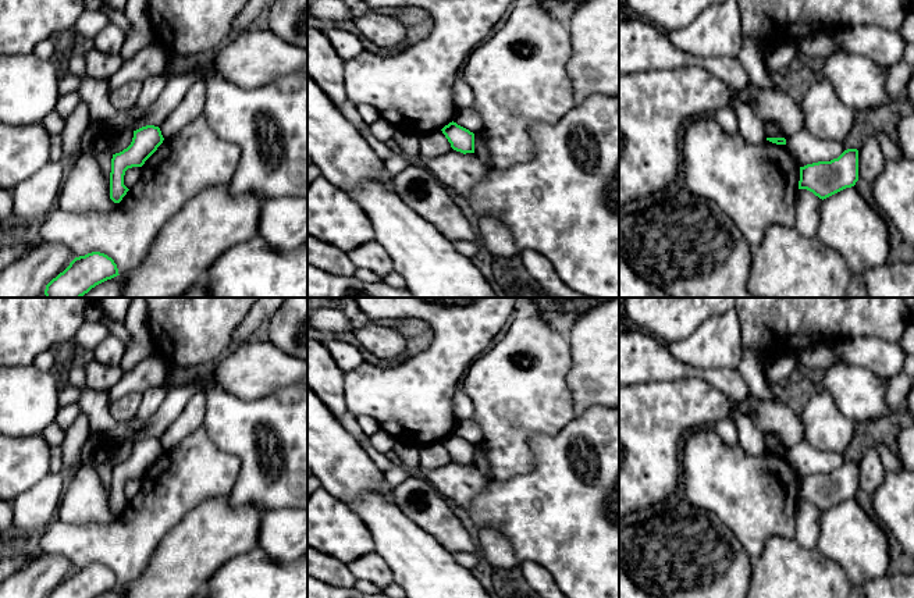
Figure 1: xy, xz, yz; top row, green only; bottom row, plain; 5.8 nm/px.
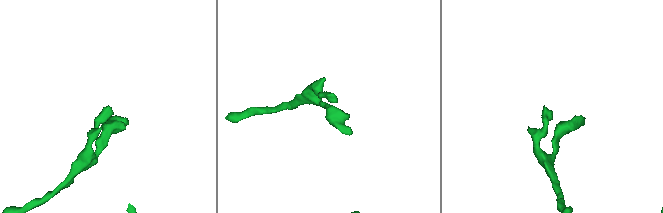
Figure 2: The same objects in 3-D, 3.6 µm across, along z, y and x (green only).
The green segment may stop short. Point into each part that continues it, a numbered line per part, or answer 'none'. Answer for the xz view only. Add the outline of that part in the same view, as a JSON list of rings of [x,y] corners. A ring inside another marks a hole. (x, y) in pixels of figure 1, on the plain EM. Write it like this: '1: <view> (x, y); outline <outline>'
none

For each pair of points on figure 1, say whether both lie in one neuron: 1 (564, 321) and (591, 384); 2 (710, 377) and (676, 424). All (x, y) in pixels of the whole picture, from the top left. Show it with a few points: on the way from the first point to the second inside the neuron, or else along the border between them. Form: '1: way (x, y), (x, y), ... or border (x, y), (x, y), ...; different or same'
1: border (584, 312), (573, 323), (568, 337); different
2: border (674, 378), (703, 378), (733, 401); different

